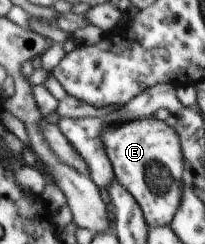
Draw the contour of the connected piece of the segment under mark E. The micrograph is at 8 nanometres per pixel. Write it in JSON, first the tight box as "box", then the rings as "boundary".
{"box":[101,116,184,226],"boundary":[[[153,116],[140,117],[109,126],[101,132],[101,139],[115,181],[140,205],[147,225],[168,226],[175,212],[181,209],[183,181],[180,177],[184,169],[184,155],[173,128]]]}

